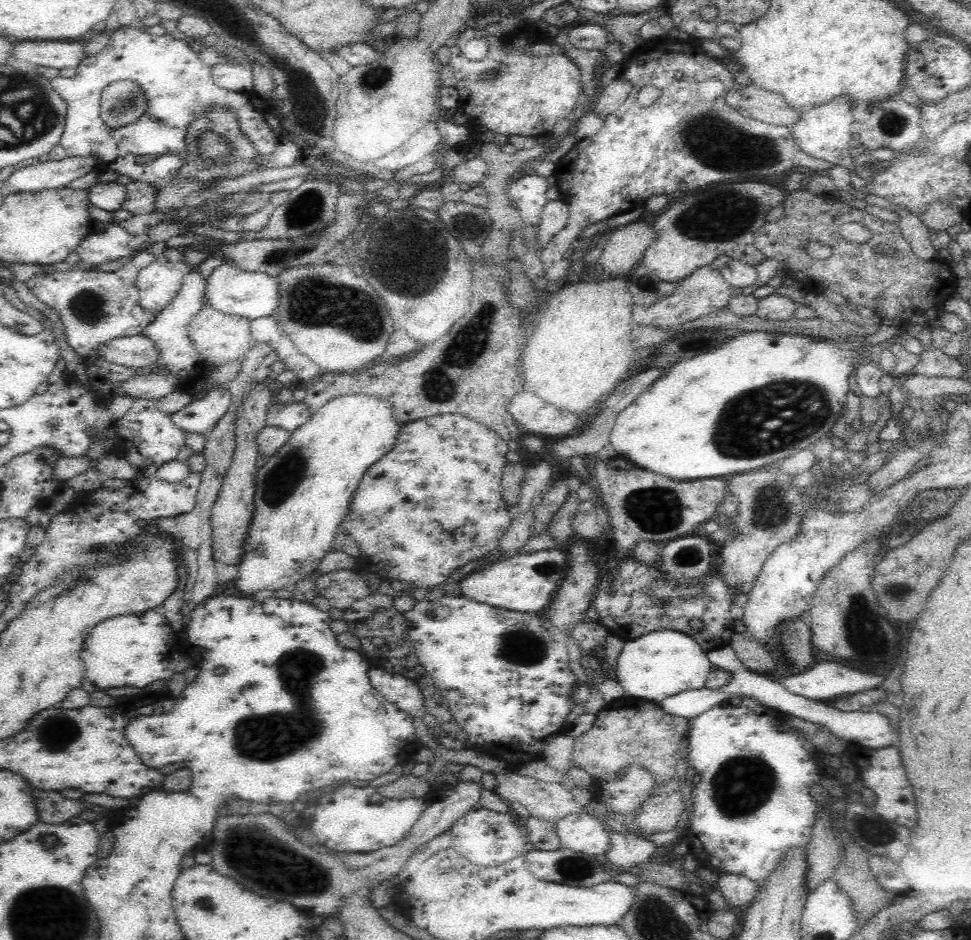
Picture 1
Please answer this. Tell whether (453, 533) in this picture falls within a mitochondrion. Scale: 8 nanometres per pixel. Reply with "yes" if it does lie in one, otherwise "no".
yes

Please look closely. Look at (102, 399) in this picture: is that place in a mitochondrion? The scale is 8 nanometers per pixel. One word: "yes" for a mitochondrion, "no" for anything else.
no

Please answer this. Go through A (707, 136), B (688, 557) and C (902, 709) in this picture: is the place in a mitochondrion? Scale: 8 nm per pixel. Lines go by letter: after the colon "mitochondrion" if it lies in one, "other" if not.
A: mitochondrion
B: mitochondrion
C: other

